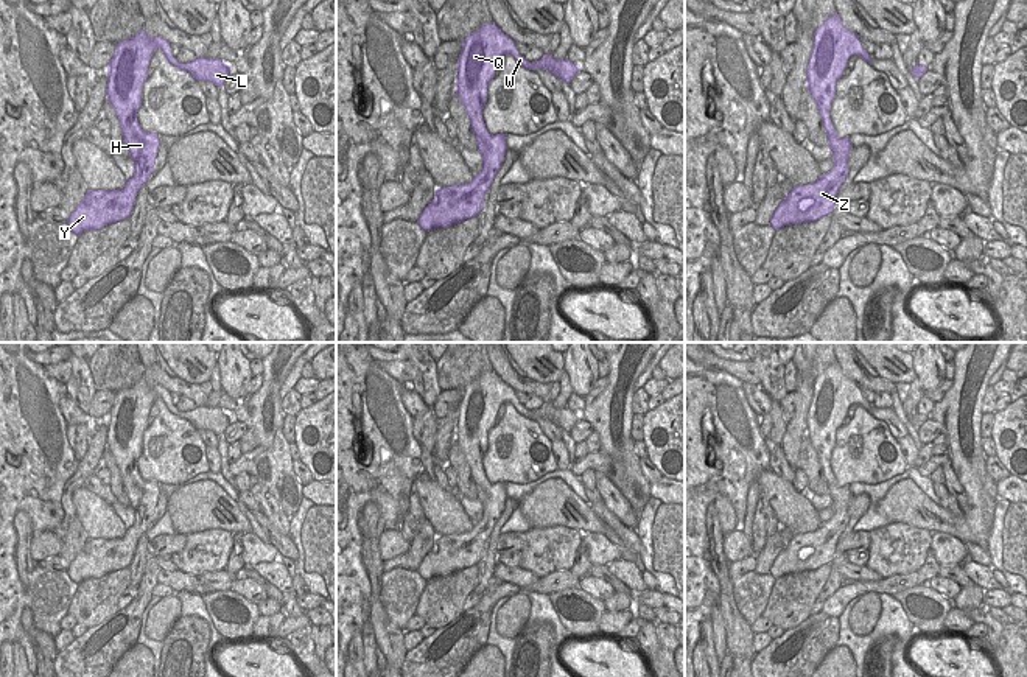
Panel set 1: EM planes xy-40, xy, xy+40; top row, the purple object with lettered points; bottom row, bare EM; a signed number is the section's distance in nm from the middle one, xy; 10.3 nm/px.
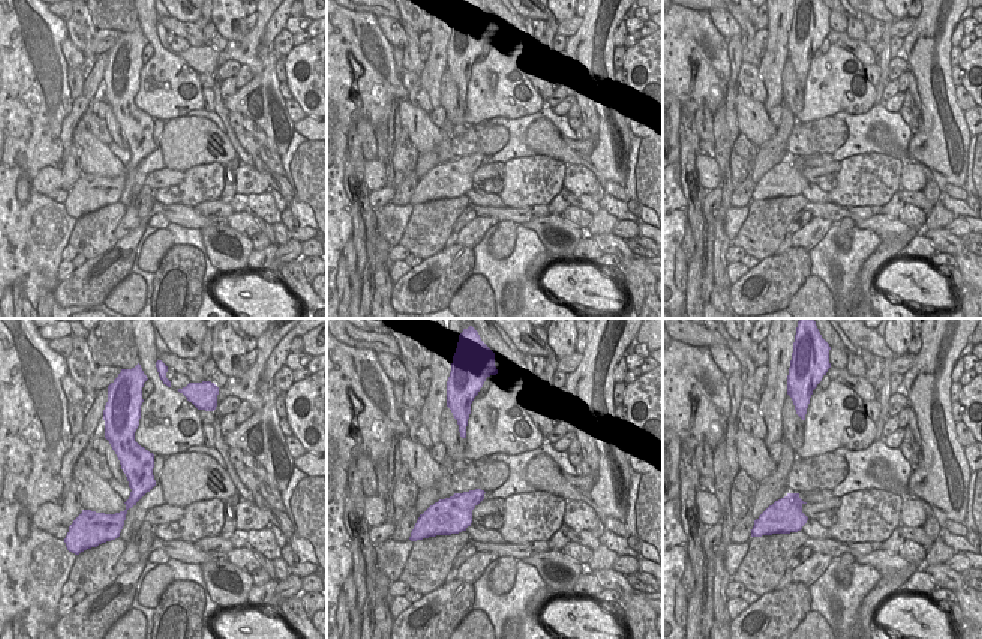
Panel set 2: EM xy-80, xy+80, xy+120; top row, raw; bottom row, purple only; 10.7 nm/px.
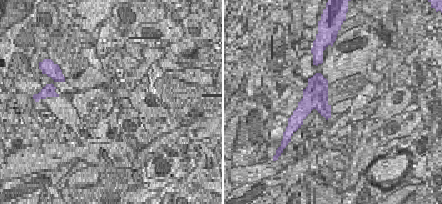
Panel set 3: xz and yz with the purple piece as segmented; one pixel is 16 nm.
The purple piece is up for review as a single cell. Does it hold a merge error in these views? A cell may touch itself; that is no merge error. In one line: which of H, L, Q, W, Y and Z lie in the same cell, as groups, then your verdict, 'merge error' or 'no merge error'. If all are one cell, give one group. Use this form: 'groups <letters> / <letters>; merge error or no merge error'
groups H L Q W Y Z; no merge error

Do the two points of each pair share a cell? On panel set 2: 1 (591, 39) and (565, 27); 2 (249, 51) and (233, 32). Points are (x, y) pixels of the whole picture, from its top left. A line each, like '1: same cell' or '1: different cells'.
1: different cells
2: different cells

